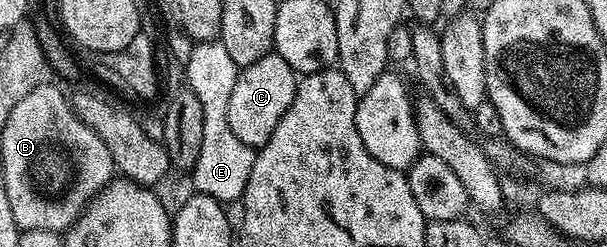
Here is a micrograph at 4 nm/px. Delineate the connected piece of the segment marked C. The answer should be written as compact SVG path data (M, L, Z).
M275 51L262 55L258 63L243 66L236 74L234 92L230 94L230 108L226 114L226 119L230 119L230 131L251 149L257 150L266 144L270 135L274 135L274 127L278 127L278 119L286 115L286 107L294 103L297 80L295 70Z

